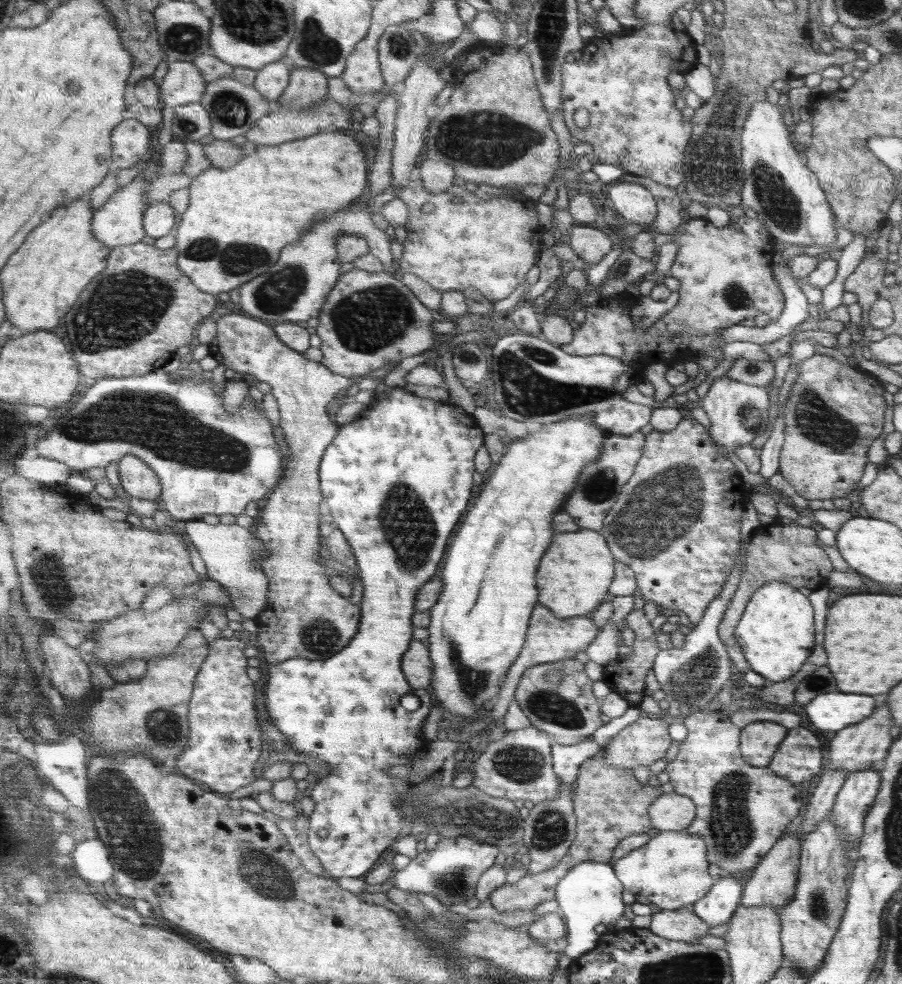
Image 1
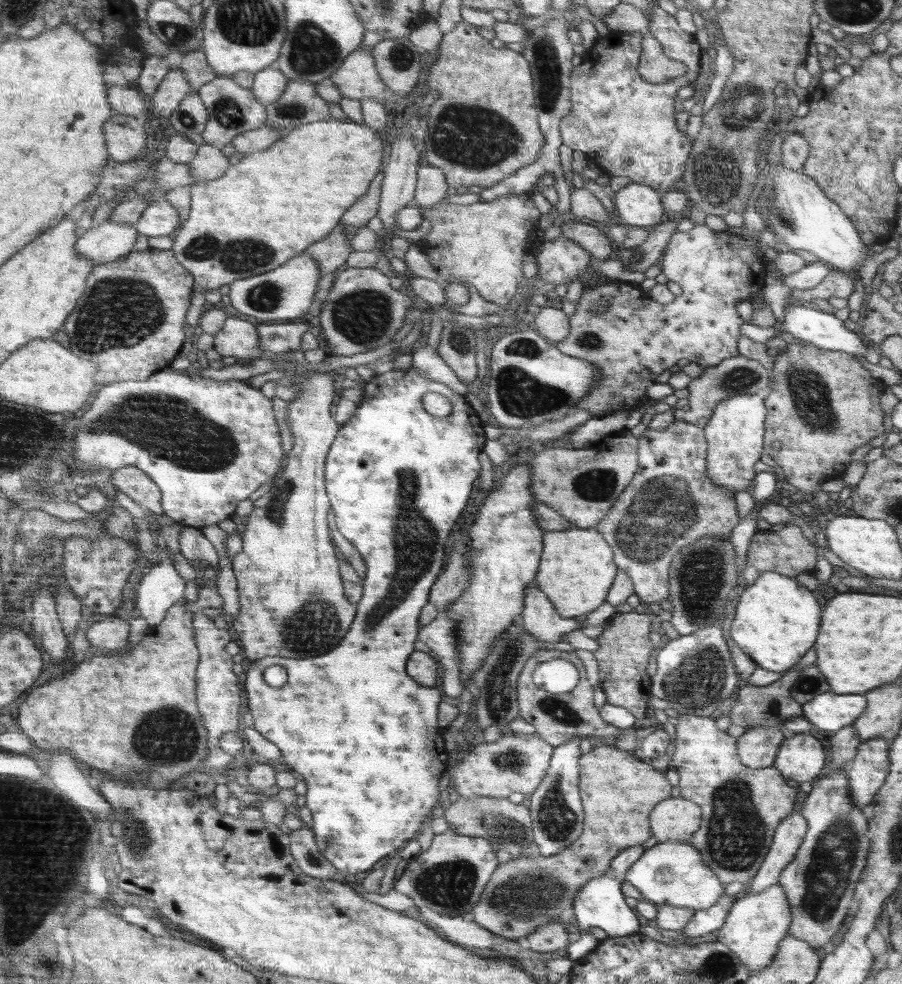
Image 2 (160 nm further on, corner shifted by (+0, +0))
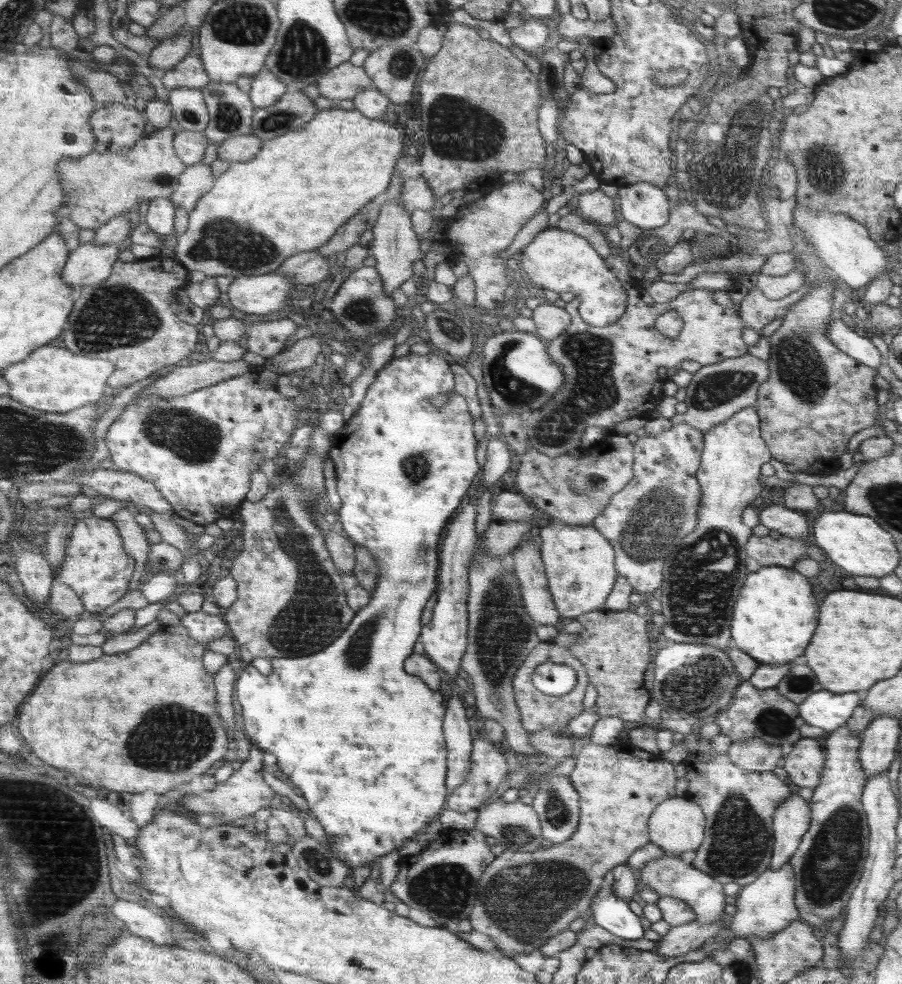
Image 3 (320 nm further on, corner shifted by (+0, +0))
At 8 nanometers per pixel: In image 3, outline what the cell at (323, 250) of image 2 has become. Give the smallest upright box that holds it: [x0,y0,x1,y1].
[275,249,333,285]

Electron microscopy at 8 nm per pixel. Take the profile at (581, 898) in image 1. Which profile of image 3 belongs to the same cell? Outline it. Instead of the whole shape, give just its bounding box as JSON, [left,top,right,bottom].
[590,888,644,940]

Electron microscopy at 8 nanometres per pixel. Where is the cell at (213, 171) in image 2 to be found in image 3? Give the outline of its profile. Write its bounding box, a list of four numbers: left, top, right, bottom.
[169,161,215,213]

